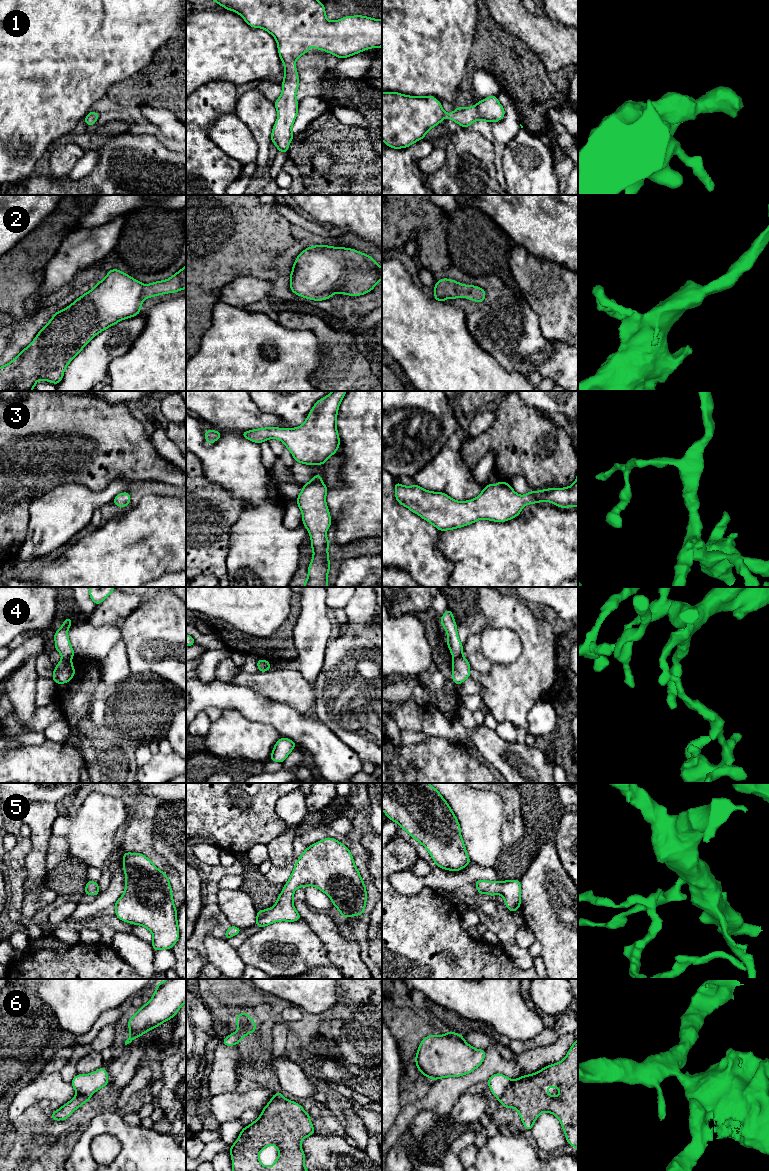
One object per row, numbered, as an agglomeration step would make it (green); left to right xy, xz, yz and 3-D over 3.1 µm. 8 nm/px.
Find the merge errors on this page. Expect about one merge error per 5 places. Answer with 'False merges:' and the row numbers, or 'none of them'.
False merges: 4, 6

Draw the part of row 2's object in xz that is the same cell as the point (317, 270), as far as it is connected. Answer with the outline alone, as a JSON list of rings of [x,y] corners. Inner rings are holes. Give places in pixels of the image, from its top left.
[[[312,245],[297,256],[289,278],[294,294],[322,301],[335,292],[360,296],[372,291],[382,280],[382,267],[355,249]]]

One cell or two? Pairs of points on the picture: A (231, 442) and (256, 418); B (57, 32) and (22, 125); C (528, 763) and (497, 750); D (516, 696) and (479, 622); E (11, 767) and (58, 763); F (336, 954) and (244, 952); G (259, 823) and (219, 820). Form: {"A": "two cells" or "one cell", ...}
{"A": "two cells", "B": "one cell", "C": "one cell", "D": "two cells", "E": "one cell", "F": "two cells", "G": "one cell"}

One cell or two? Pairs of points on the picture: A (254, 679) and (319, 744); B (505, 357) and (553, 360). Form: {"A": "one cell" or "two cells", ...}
{"A": "two cells", "B": "one cell"}

